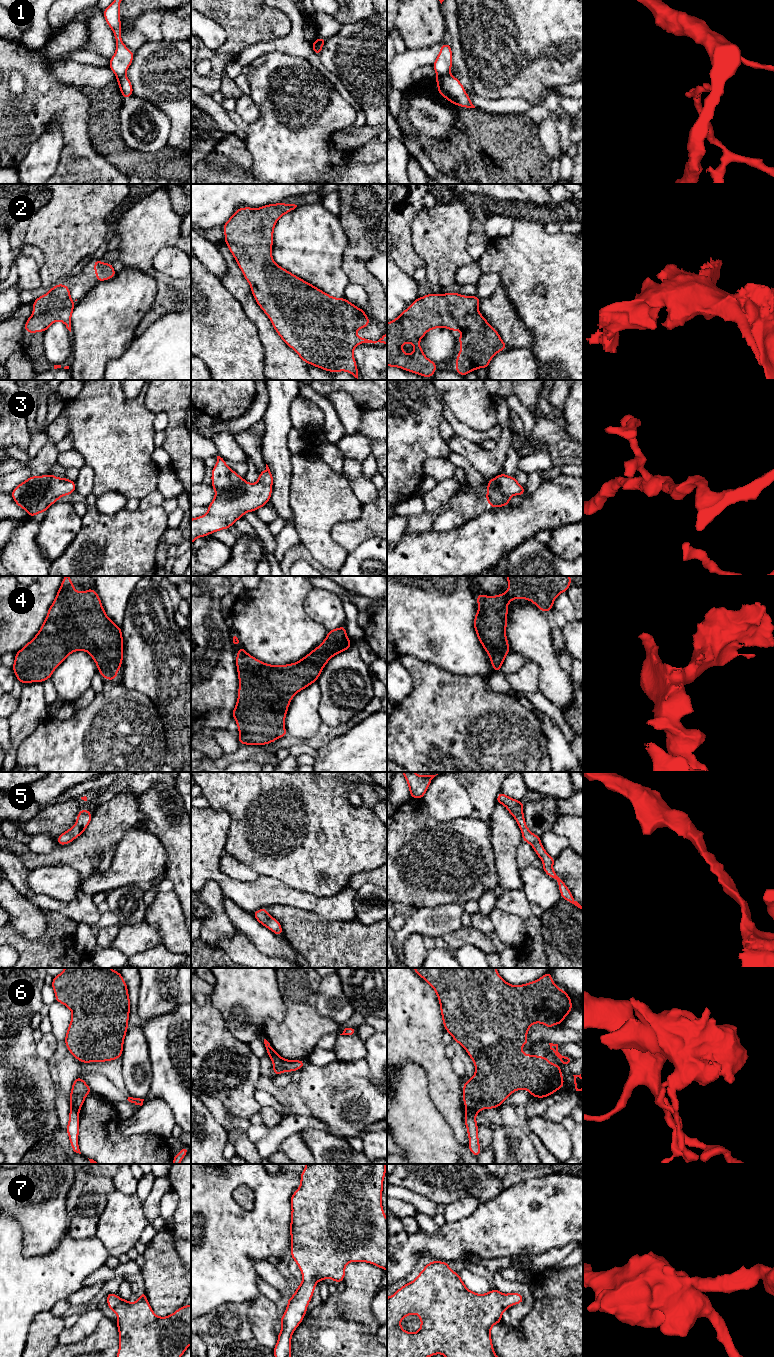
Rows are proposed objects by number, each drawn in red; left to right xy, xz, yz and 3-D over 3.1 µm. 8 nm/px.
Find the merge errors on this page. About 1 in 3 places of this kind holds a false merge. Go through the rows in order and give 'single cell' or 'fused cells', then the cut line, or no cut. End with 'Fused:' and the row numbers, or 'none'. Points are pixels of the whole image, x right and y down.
1: fused cells; cut yz (437, 74), (448, 75)
2: single cell; cut none
3: single cell; cut none
4: single cell; cut none
5: single cell; cut none
6: fused cells; cut yz (466, 1108), (470, 1108), (476, 1113)
7: single cell; cut none
Fused: 1, 6

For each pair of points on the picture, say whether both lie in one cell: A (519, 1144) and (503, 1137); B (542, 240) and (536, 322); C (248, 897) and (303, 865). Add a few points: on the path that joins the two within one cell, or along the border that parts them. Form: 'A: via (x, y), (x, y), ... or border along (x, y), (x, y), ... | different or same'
A: via (515, 1144), (510, 1144), (507, 1141) | same
B: via (526, 260), (526, 302) | same
C: border along (259, 875), (274, 877), (299, 890) | different

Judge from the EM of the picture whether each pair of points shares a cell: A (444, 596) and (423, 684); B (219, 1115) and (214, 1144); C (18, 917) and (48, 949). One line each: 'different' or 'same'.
A: different
B: different
C: different

